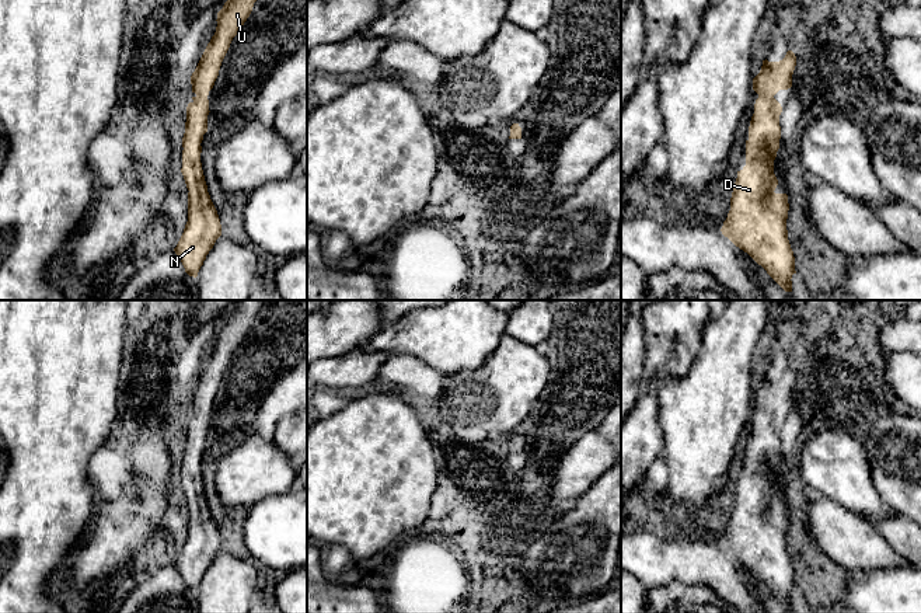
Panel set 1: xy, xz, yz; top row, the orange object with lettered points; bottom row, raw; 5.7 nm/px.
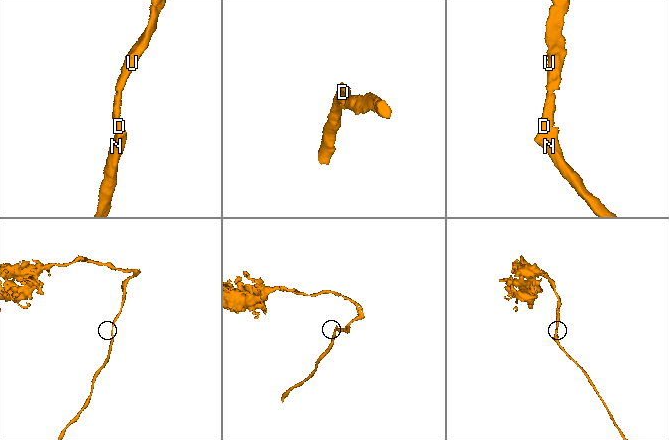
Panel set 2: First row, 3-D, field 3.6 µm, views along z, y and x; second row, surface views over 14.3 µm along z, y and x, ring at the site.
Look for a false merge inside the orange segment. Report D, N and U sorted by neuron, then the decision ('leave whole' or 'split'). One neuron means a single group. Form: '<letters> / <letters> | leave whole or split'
D N U | leave whole

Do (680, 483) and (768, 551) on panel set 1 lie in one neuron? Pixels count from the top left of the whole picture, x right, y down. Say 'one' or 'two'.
two

